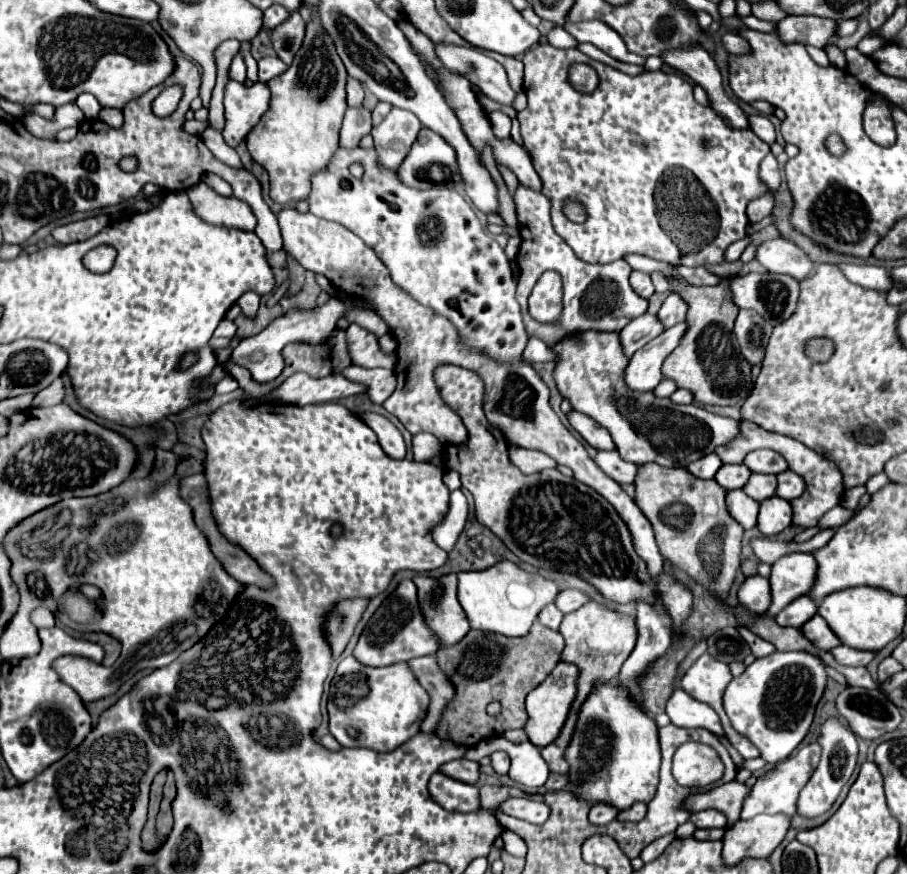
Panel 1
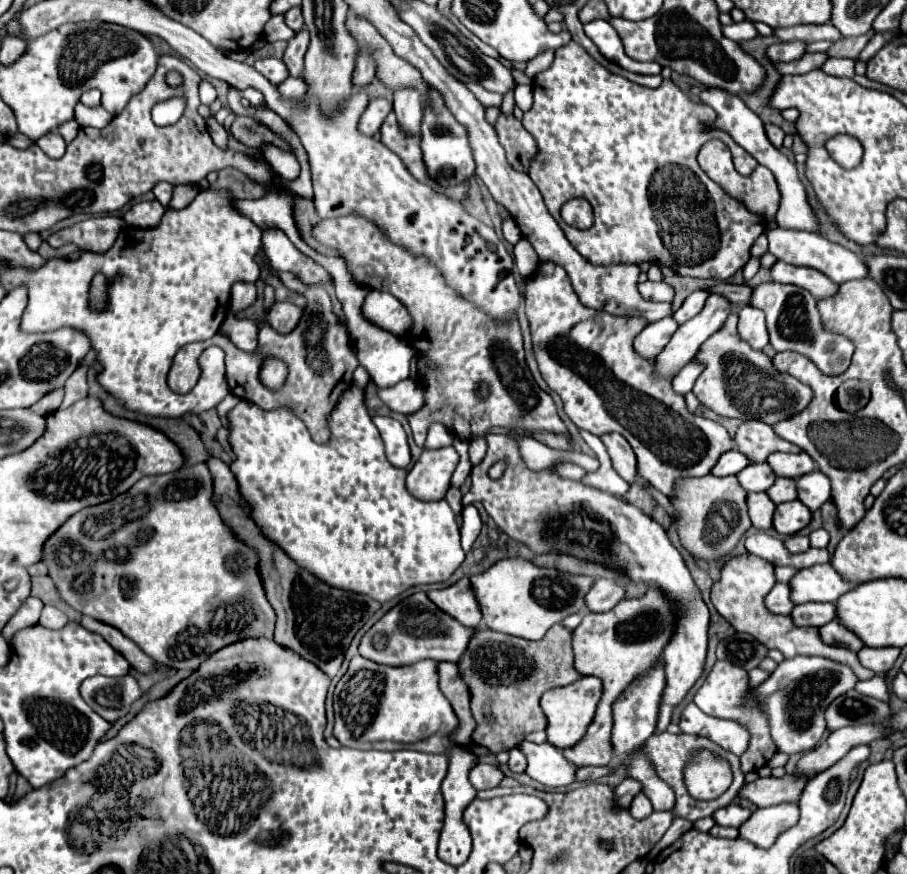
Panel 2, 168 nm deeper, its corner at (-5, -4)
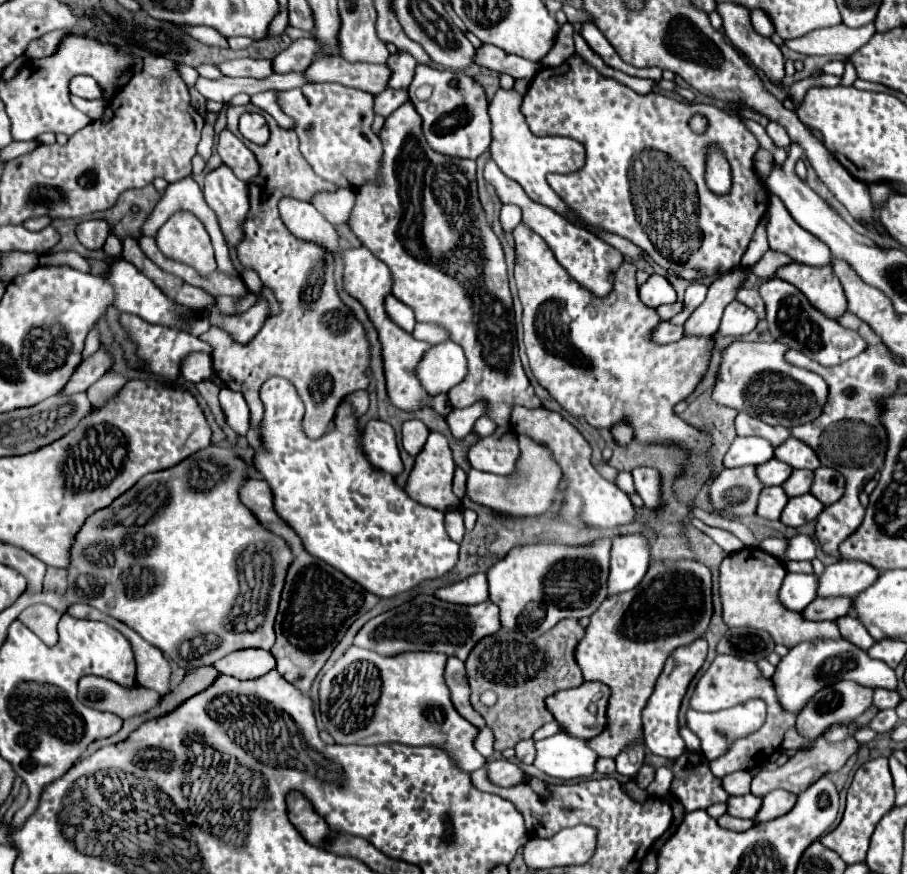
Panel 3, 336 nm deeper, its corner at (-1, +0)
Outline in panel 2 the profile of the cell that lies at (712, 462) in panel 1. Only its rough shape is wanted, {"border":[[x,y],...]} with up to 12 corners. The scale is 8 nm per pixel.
{"border":[[738,450],[718,460],[712,474],[730,476],[750,466],[748,456]]}

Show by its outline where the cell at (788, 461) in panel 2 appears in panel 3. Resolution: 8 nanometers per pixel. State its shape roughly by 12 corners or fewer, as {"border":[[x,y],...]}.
{"border":[[788,438],[774,450],[774,458],[792,468],[816,470],[818,456],[810,446]]}

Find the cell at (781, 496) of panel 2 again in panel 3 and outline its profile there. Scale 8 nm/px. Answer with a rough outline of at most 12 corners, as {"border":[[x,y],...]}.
{"border":[[794,470],[782,484],[788,498],[810,490],[814,472]]}

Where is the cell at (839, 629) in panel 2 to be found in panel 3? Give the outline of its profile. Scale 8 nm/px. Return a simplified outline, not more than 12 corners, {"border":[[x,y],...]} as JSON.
{"border":[[854,614],[836,620],[842,638],[868,650],[874,644]]}

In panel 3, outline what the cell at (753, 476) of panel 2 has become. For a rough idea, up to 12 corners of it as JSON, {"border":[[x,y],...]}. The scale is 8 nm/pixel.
{"border":[[780,460],[756,466],[764,486],[782,484],[792,468]]}

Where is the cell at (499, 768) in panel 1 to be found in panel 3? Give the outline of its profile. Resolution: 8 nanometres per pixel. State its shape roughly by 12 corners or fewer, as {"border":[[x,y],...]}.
{"border":[[522,740],[514,746],[516,758],[524,764],[534,762],[534,740]]}

